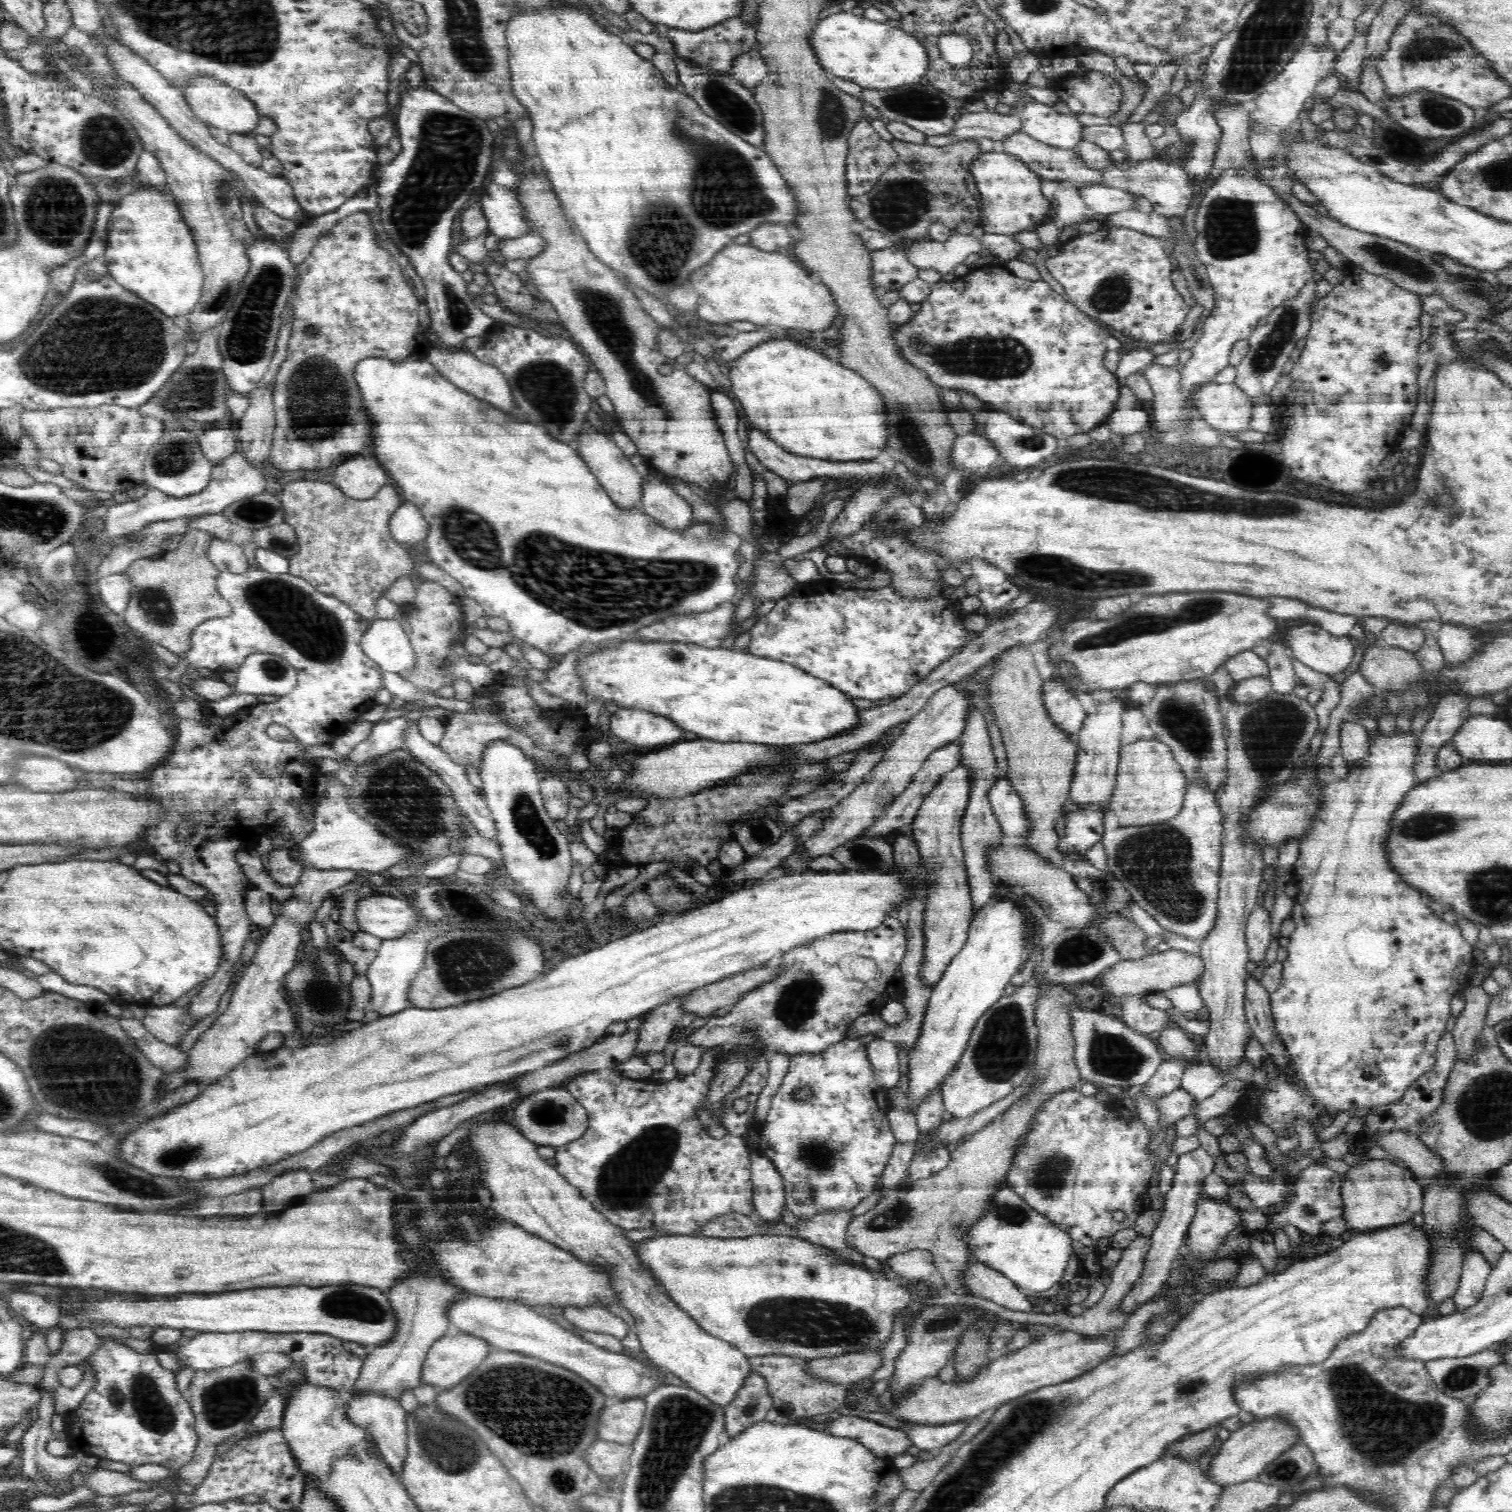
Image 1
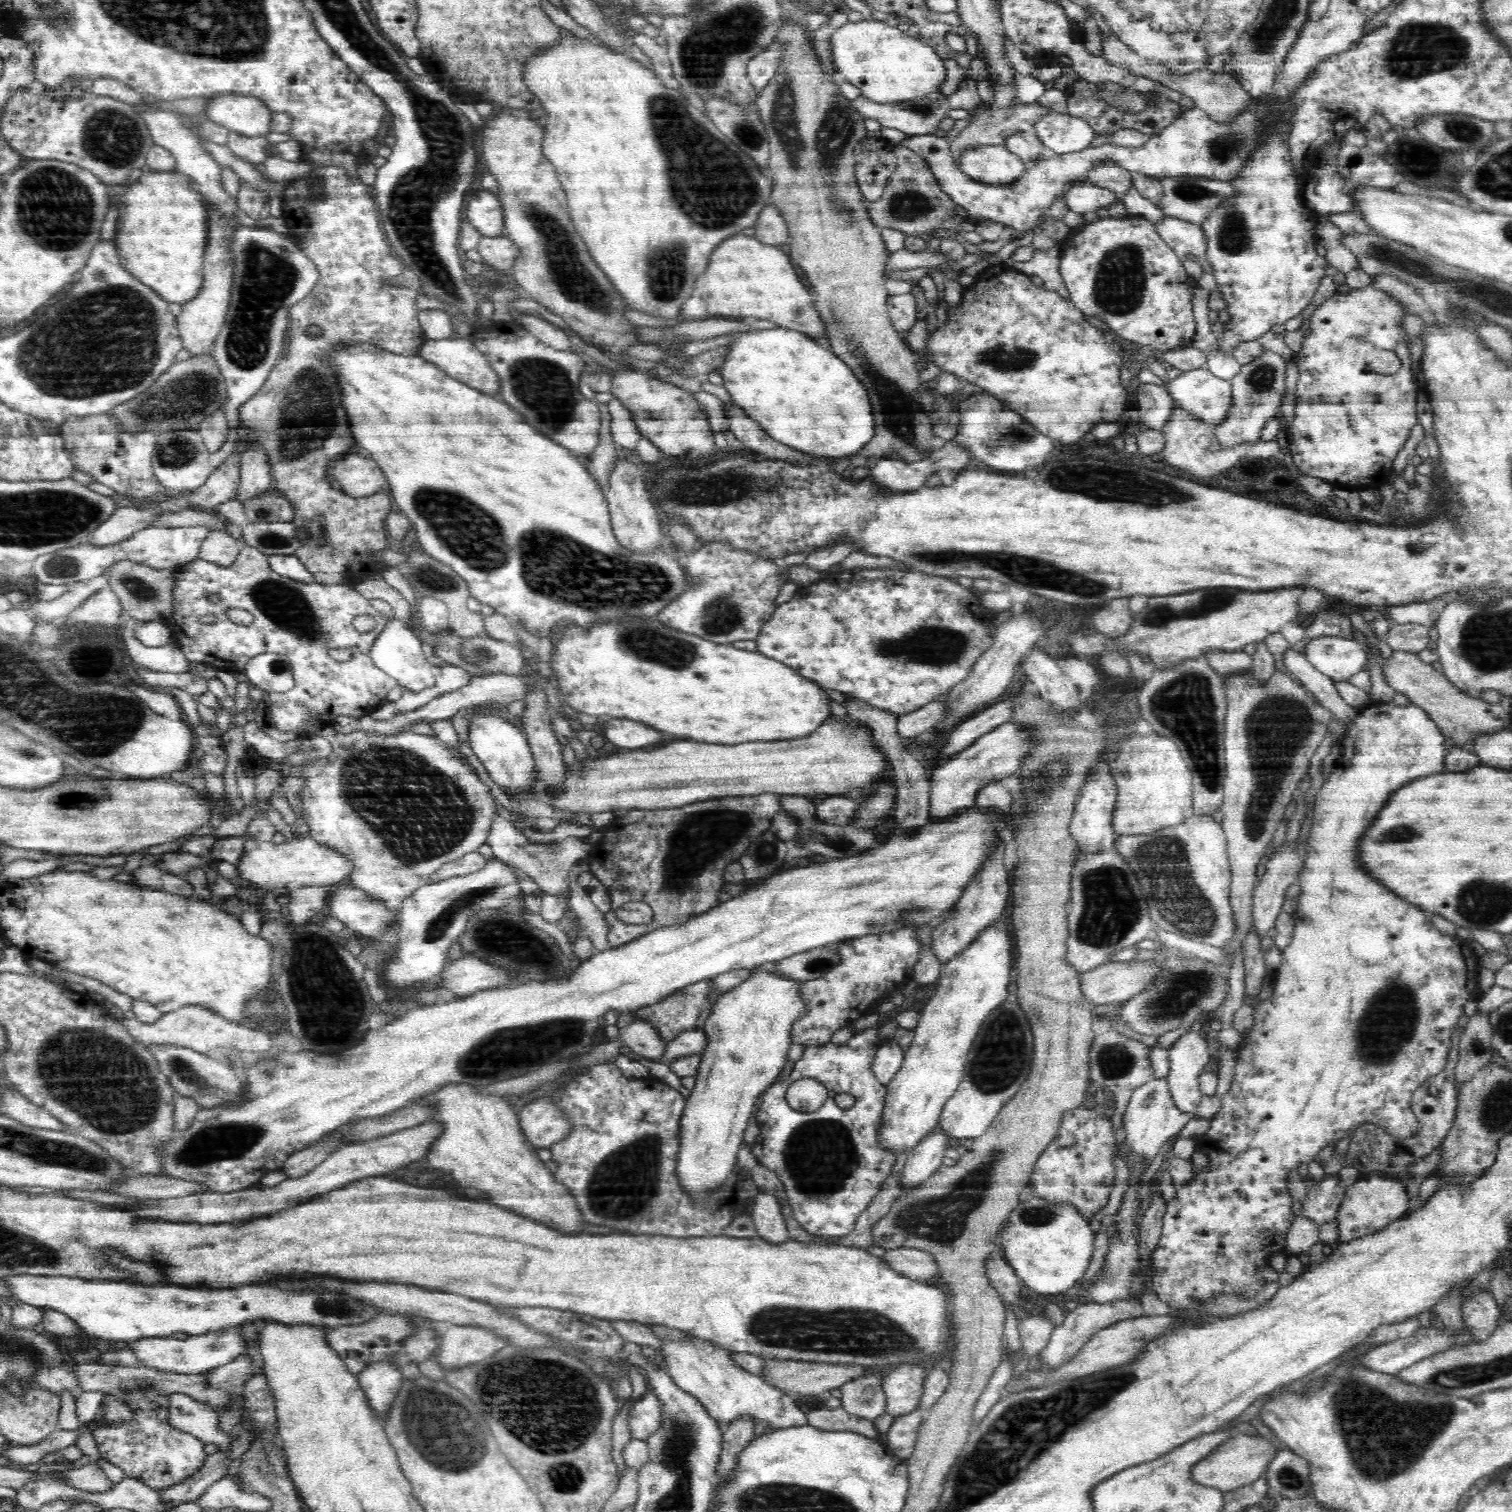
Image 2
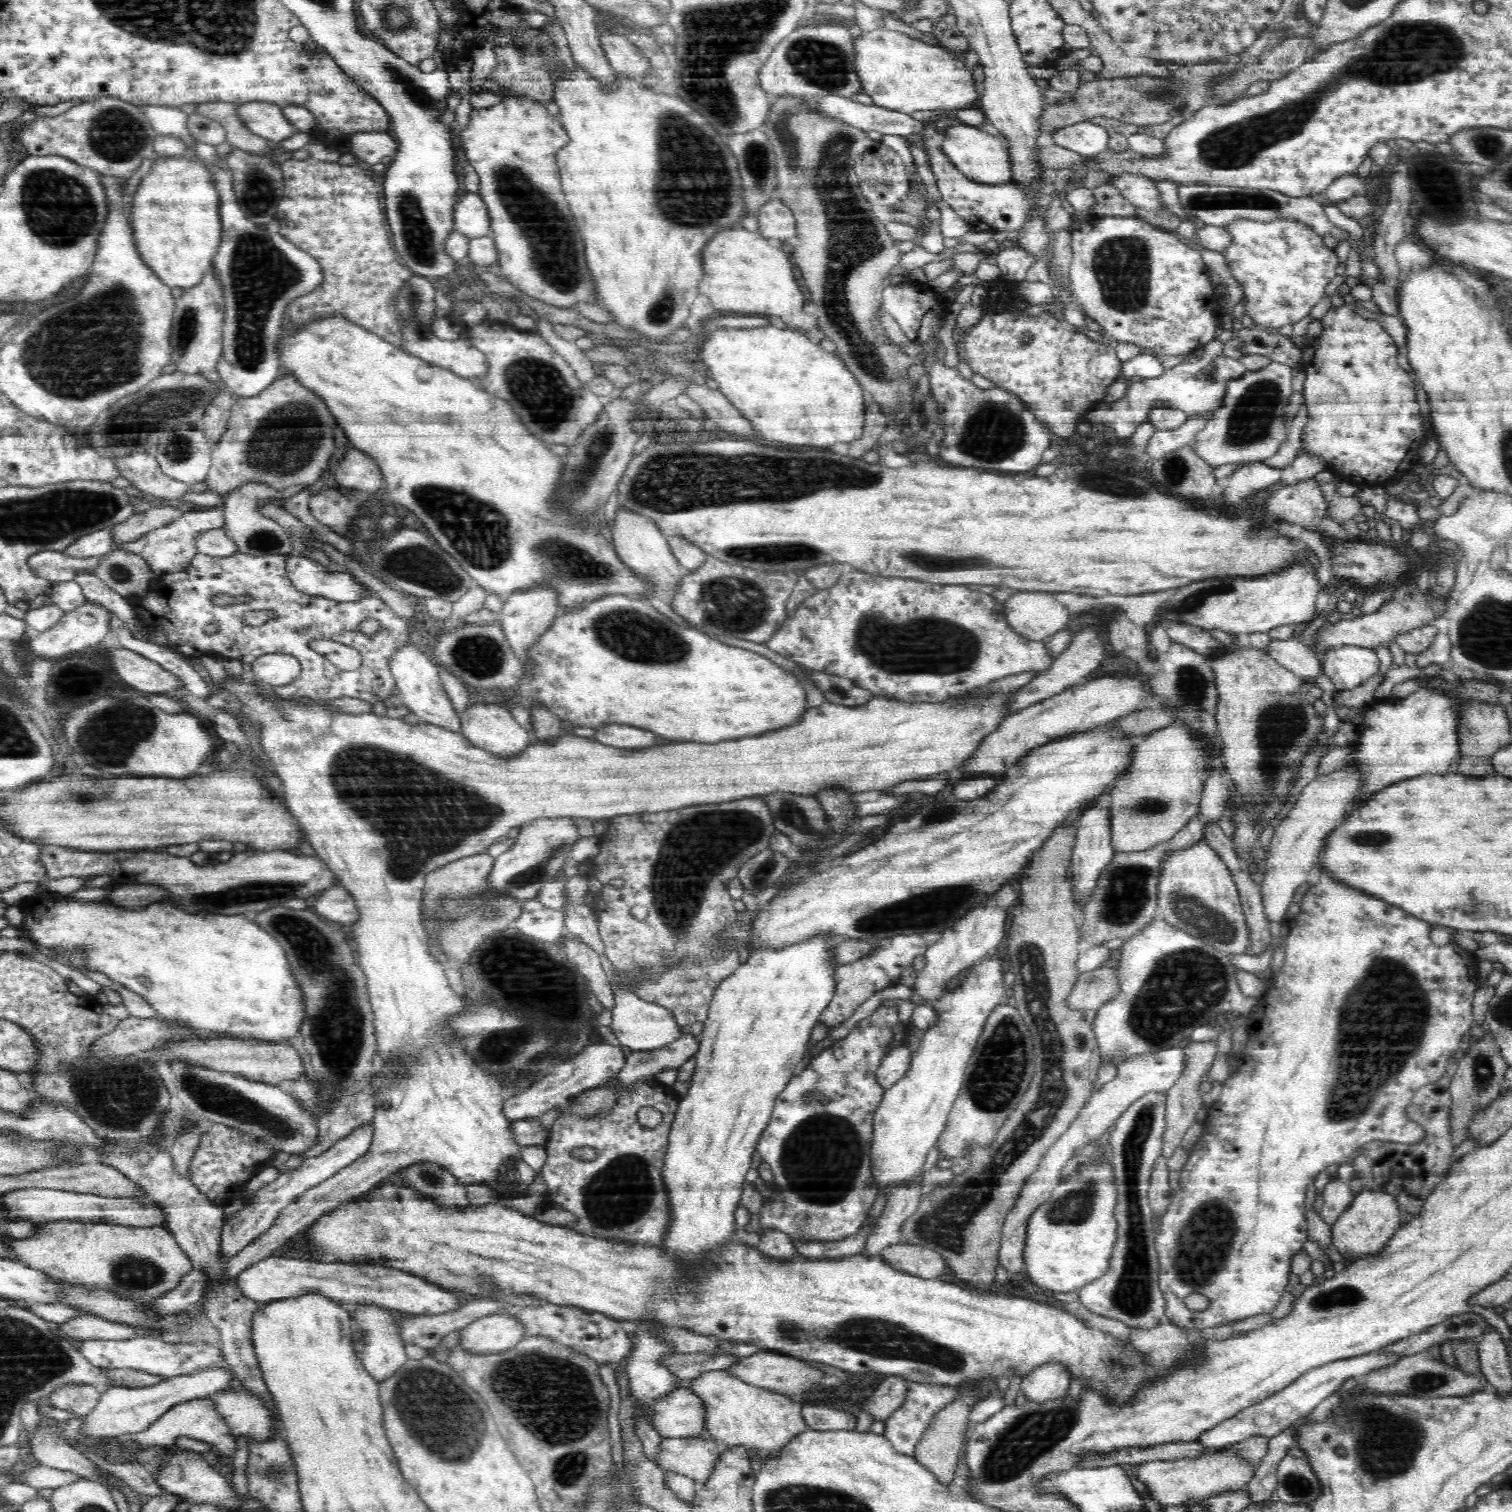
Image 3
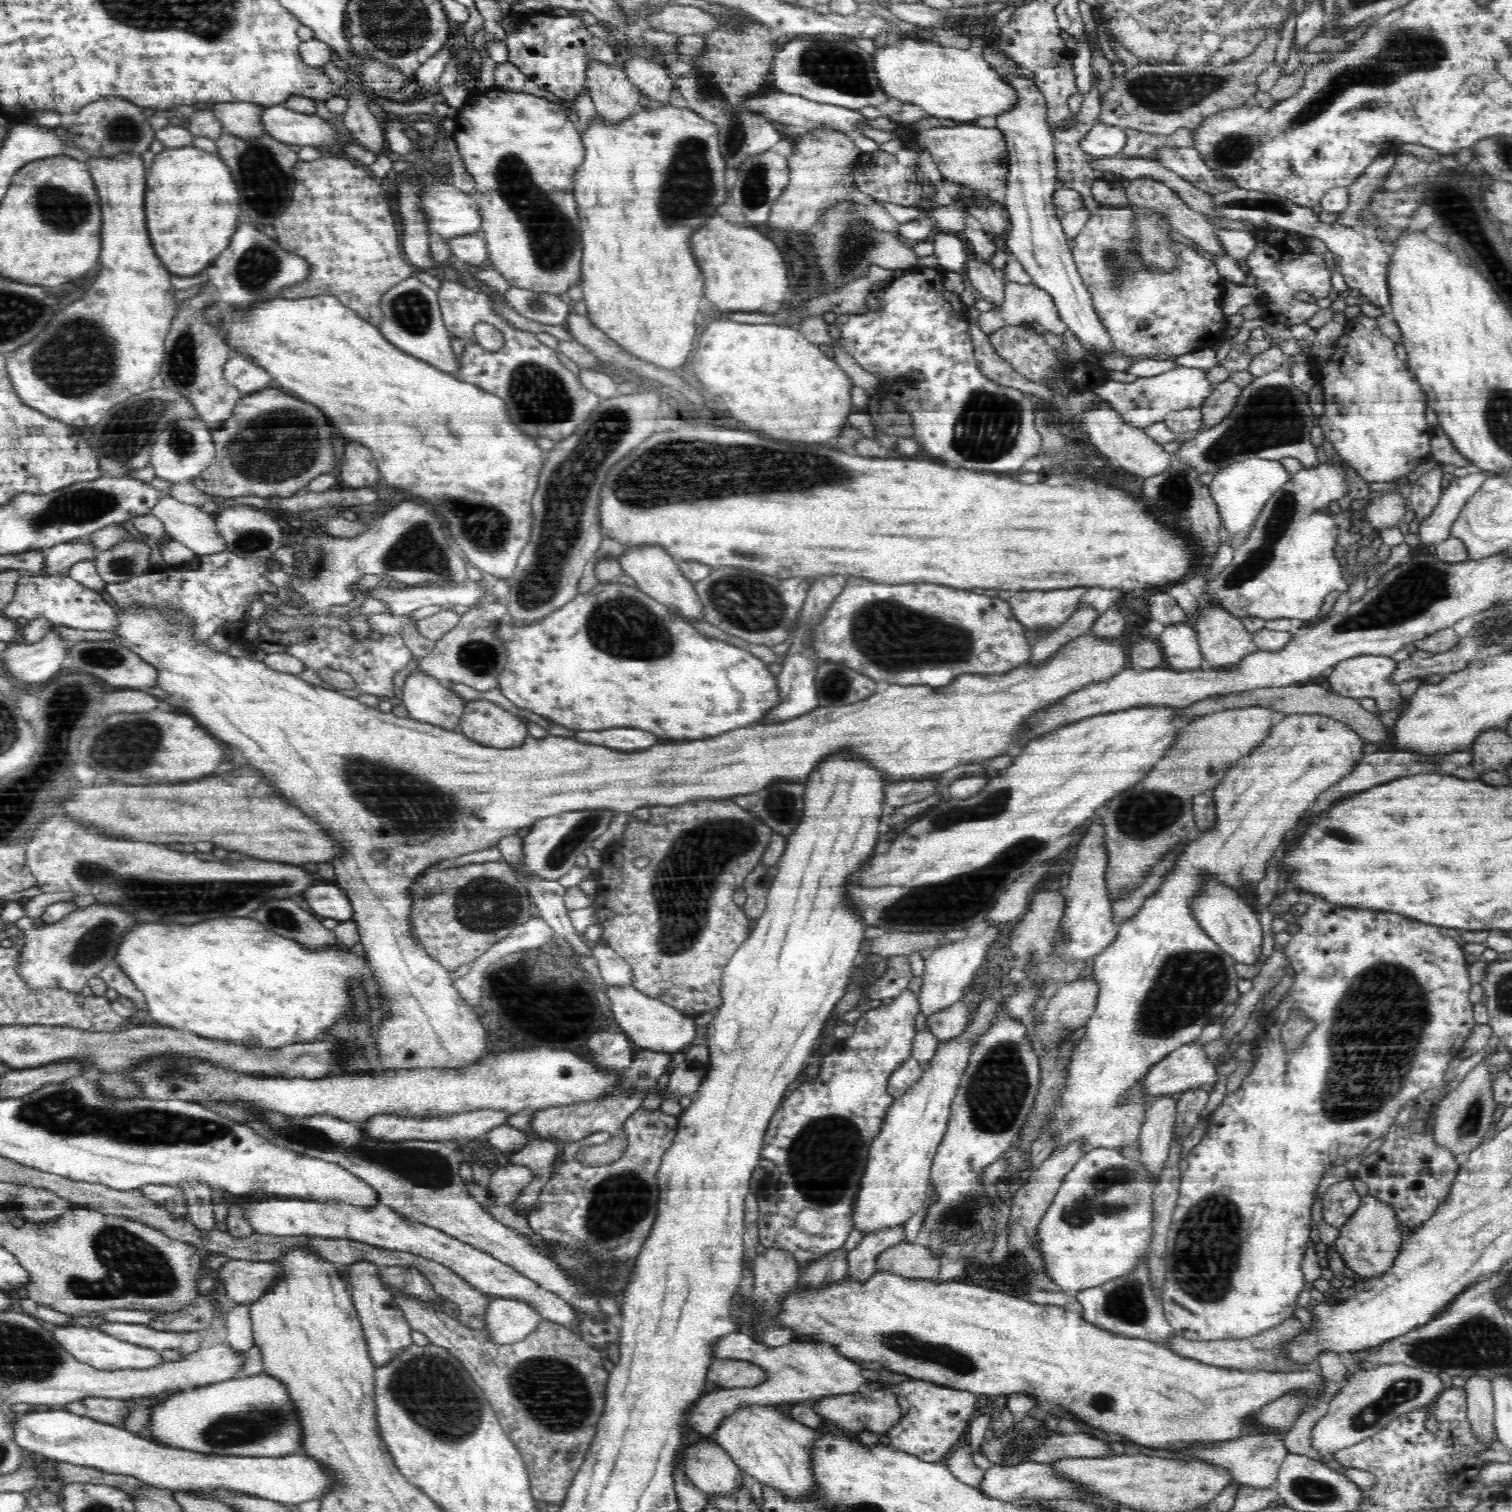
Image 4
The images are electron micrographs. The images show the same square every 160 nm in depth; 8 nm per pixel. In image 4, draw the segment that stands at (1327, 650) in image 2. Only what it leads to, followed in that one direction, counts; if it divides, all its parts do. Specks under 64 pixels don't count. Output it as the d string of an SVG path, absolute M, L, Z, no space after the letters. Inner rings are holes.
M1370 654L1349 657L1333 665L1333 668L1327 673L1327 680L1331 686L1330 690L1334 693L1353 699L1374 698L1374 700L1378 700L1378 706L1382 710L1390 710L1391 712L1403 703L1398 684L1392 683L1388 679L1396 670L1396 666L1398 666L1396 660L1382 655Z

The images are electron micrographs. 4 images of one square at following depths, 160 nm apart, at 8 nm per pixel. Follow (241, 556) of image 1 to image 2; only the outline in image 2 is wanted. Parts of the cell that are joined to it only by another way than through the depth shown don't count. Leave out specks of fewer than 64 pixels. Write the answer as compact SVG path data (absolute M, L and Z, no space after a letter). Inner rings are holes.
M211 530L202 542L199 559L219 565L231 565L244 548L243 542L234 540L226 530Z

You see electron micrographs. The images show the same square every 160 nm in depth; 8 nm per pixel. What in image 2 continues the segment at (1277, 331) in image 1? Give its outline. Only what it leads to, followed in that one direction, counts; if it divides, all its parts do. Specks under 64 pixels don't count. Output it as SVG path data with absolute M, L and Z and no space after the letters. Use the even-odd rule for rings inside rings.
M1264 350L1256 360L1242 365L1231 382L1233 406L1230 418L1214 426L1213 435L1222 445L1256 444L1266 422L1276 416L1286 392L1286 361L1277 353Z

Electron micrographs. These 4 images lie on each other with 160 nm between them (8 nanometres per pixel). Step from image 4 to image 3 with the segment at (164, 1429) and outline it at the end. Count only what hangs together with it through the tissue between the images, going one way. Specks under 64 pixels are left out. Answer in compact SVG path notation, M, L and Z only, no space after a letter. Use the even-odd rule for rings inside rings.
M244 1386L240 1389L219 1390L207 1398L213 1402L215 1411L226 1426L229 1426L235 1440L238 1437L247 1438L249 1441L269 1440L273 1418L260 1399L245 1392Z

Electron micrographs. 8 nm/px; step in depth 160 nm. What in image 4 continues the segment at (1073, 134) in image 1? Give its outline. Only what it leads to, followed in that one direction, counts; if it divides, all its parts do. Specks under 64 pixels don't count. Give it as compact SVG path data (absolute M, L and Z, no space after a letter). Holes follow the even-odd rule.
M1097 122L1078 142L1078 147L1092 158L1102 158L1121 155L1126 144L1125 129Z

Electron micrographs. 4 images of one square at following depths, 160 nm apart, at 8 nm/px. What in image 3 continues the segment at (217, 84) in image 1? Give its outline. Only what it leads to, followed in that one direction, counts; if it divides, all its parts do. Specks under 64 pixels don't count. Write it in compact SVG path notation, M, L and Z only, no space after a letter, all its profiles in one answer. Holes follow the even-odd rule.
M248 101L236 105L233 114L253 135L275 143L281 143L299 133L296 127L289 126L283 108L274 103Z

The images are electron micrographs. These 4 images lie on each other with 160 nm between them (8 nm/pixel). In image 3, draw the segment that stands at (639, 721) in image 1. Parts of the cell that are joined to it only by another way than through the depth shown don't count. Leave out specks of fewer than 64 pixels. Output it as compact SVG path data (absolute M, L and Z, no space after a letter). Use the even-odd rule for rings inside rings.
M608 724L594 732L594 740L616 748L648 748L656 744L658 736L648 730L632 728L628 724Z

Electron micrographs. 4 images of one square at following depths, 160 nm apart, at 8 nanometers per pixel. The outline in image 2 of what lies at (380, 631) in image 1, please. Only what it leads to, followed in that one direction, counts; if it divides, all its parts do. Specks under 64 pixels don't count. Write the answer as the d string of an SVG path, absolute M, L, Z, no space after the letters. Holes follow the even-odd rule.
M390 620L389 624L377 634L368 654L380 670L397 680L400 686L409 691L422 692L424 688L432 688L436 684L437 668L430 664L426 654L422 651L420 639L412 629L398 620Z

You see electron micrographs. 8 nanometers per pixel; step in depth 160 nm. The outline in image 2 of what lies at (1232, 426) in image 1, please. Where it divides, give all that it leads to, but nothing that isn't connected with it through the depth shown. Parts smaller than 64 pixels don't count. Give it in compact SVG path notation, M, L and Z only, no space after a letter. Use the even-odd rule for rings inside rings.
M1208 368L1182 371L1178 377L1170 380L1168 386L1164 384L1164 387L1178 403L1179 408L1190 412L1192 416L1199 417L1200 420L1210 425L1224 423L1230 418L1233 406L1231 382L1214 376Z

